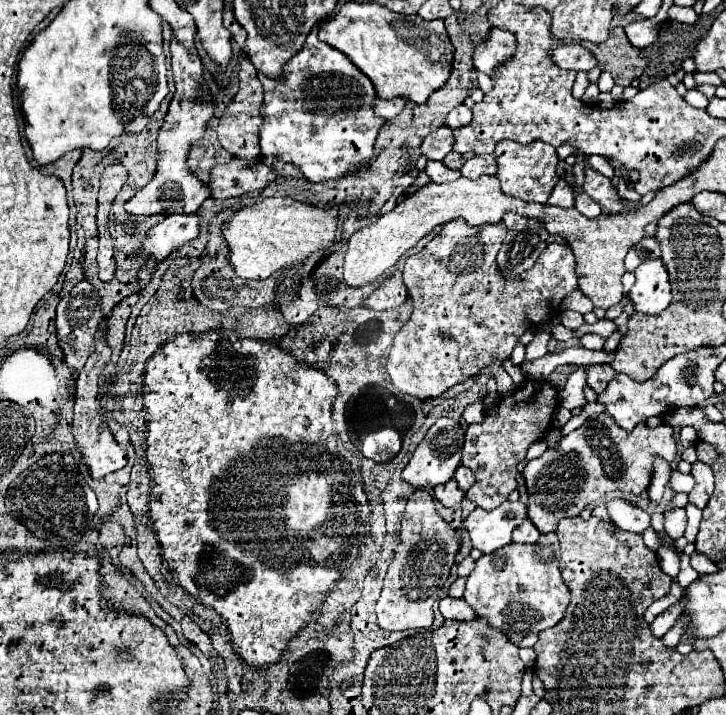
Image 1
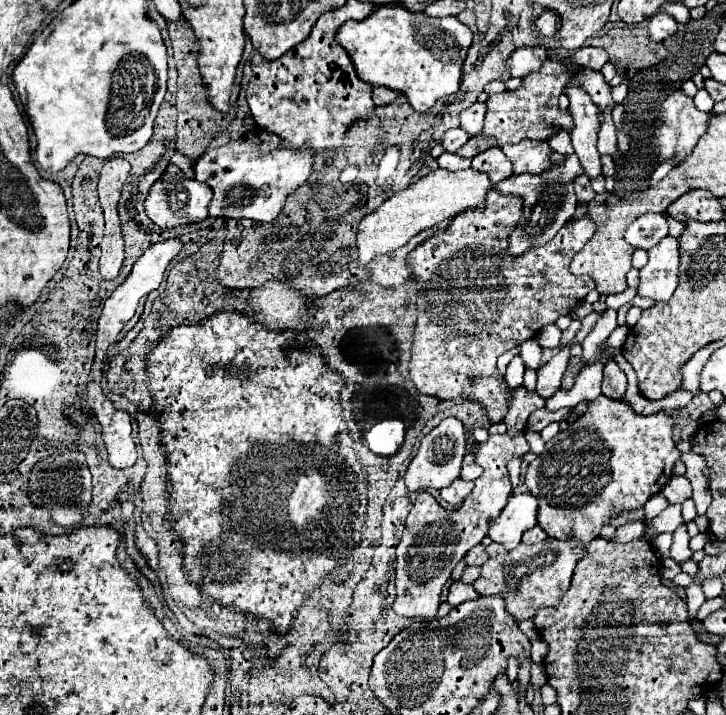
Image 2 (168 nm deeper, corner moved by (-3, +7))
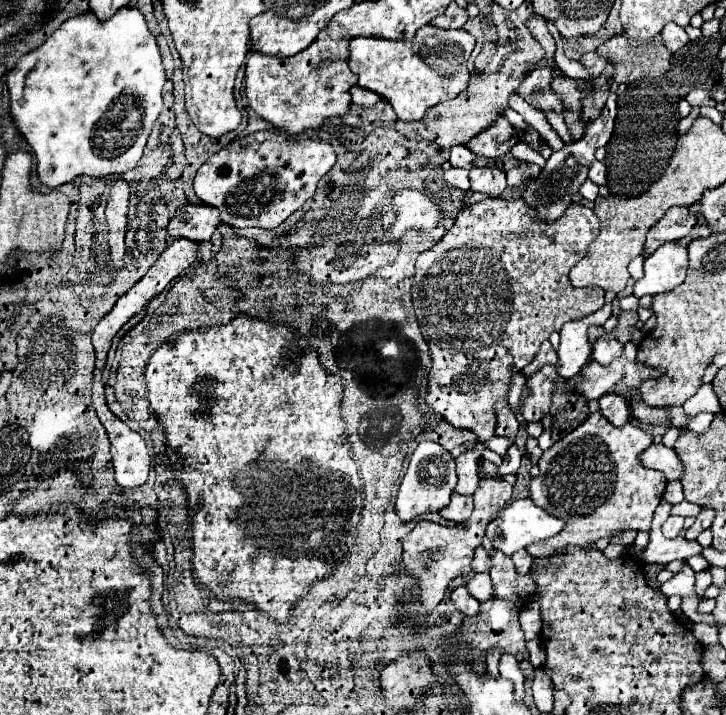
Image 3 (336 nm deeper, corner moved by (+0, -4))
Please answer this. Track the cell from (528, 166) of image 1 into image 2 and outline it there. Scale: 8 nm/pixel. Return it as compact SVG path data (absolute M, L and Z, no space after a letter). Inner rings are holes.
M525 139L515 145L503 145L501 149L507 155L507 159L513 163L513 169L517 175L521 175L521 173L539 175L539 173L547 171L551 165L551 161L549 161L551 147L547 141Z

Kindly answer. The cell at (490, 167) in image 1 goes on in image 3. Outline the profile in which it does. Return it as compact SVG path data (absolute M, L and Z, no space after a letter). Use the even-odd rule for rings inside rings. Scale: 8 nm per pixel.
M472 168L470 190L484 192L488 196L500 196L506 190L506 174L500 168Z

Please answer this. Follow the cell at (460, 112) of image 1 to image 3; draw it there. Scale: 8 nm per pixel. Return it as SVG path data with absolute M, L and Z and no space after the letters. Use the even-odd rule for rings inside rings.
M498 116L496 122L492 122L486 130L476 134L466 146L478 156L498 158L510 152L510 148L516 142L518 142L518 132L512 128L512 124L504 116Z

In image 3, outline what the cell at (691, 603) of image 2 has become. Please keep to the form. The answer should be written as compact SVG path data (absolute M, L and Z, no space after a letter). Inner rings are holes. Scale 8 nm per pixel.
M684 562L684 568L680 572L674 574L672 580L668 580L666 584L660 586L662 594L678 594L678 596L690 596L690 594L696 594L694 590L694 582L696 582L696 574L694 570L690 568L688 562Z

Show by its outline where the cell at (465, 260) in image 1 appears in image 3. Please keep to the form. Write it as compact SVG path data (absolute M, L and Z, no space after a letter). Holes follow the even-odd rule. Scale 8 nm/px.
M486 198L462 210L458 222L444 238L416 260L412 284L412 302L420 332L430 348L432 366L428 370L426 404L456 428L472 430L480 442L496 438L498 414L494 404L508 400L510 380L538 354L538 348L552 332L558 332L568 320L584 318L604 304L602 288L574 288L568 280L570 268L586 256L600 222L590 208L572 204L554 224L534 222L534 210L522 198L502 200Z

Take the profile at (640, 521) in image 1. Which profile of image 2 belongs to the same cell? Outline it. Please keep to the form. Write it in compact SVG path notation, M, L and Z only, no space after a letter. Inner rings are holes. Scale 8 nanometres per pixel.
M669 505L659 517L653 521L645 521L647 527L655 527L659 533L673 533L683 523L681 517L681 505Z

